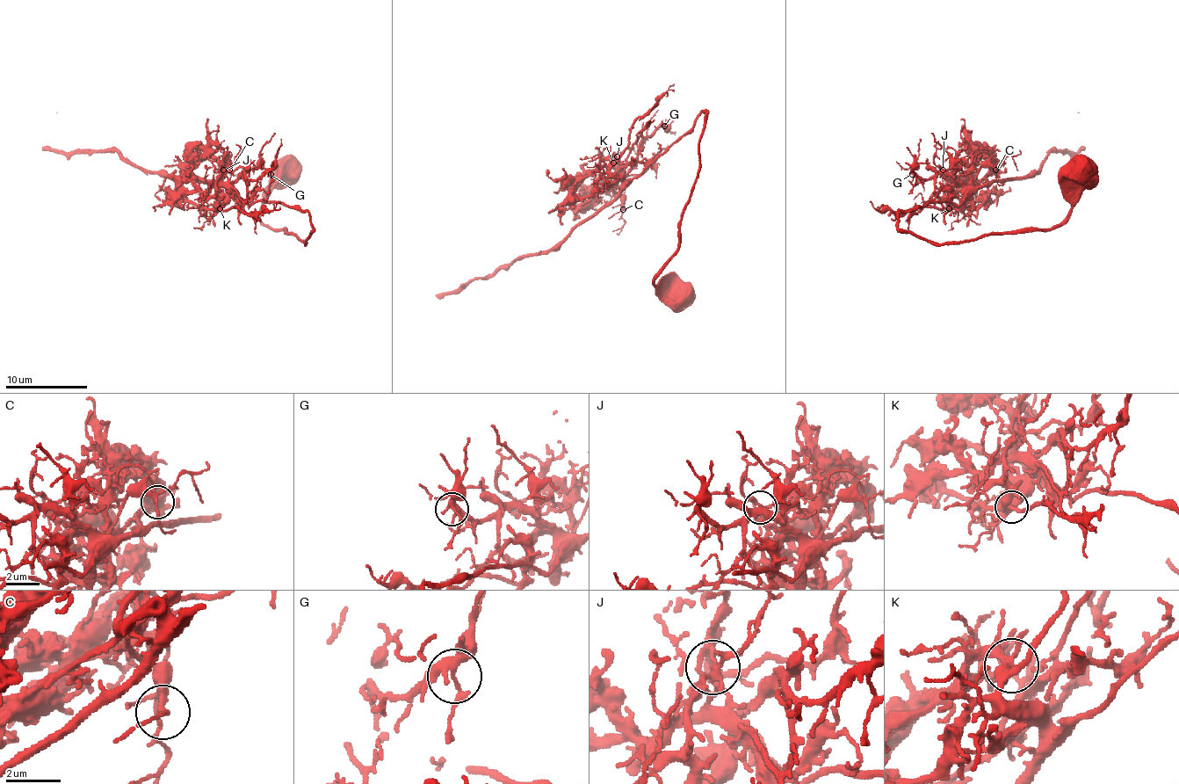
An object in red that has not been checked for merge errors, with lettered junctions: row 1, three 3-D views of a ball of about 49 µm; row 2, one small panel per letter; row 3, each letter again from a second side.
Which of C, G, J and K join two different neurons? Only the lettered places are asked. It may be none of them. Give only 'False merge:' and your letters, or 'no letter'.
False merge: no letter

